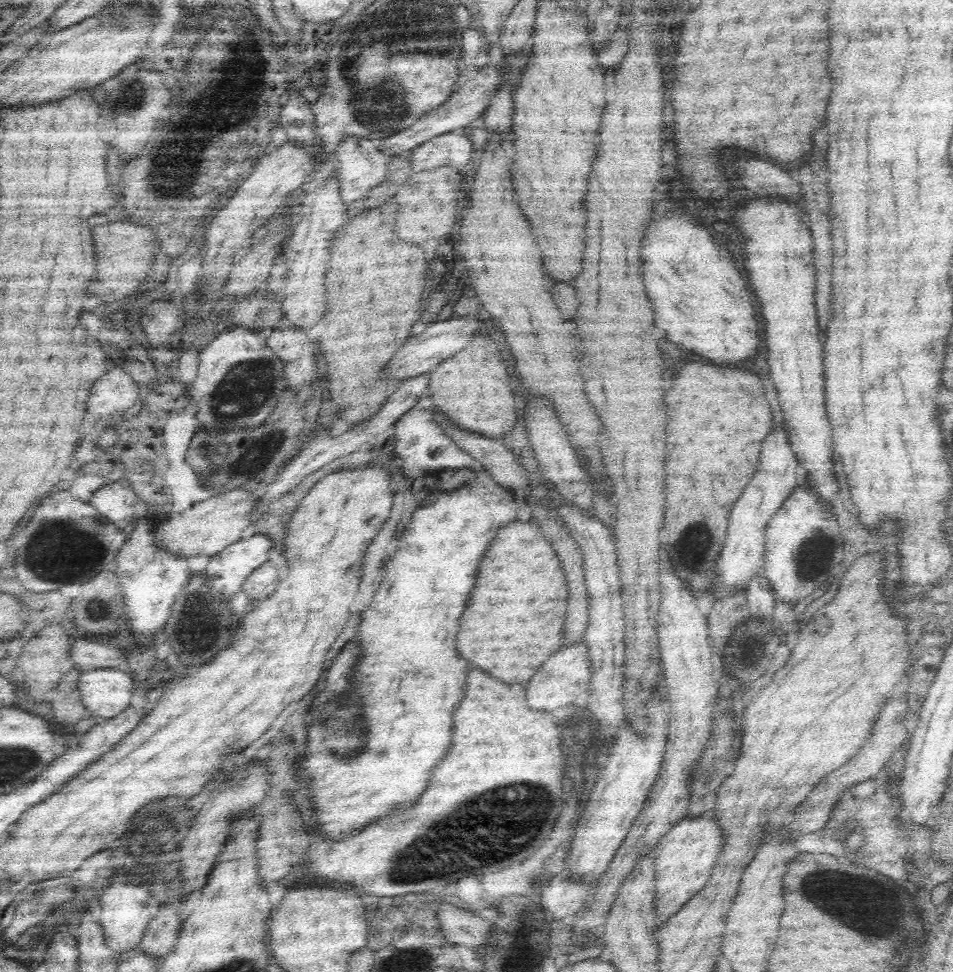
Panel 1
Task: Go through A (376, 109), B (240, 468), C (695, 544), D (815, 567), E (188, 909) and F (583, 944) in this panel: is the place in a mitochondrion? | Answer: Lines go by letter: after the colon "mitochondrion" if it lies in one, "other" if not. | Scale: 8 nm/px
A: mitochondrion
B: mitochondrion
C: mitochondrion
D: other
E: other
F: other

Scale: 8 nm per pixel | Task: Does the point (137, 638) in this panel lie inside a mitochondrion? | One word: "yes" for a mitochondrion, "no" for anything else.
no

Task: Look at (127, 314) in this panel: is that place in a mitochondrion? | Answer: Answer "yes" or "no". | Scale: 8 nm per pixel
no

